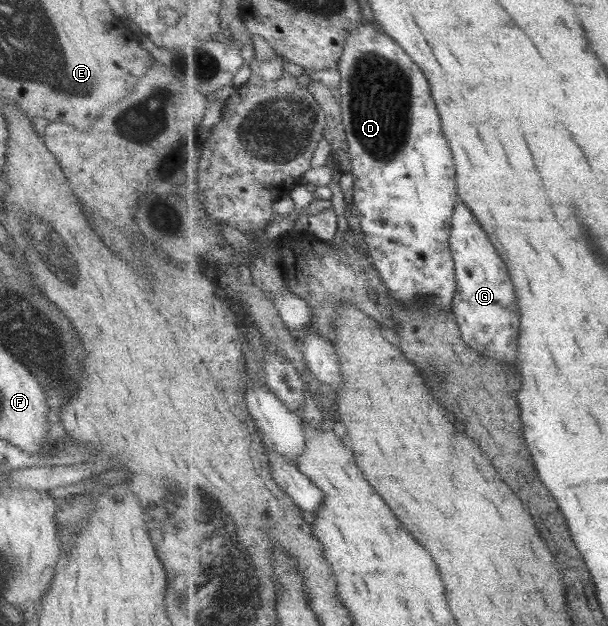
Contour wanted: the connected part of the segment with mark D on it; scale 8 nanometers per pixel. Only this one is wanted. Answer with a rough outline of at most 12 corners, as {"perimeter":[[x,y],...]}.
{"perimeter":[[371,25],[339,68],[391,298],[453,311],[460,196],[430,82]]}

